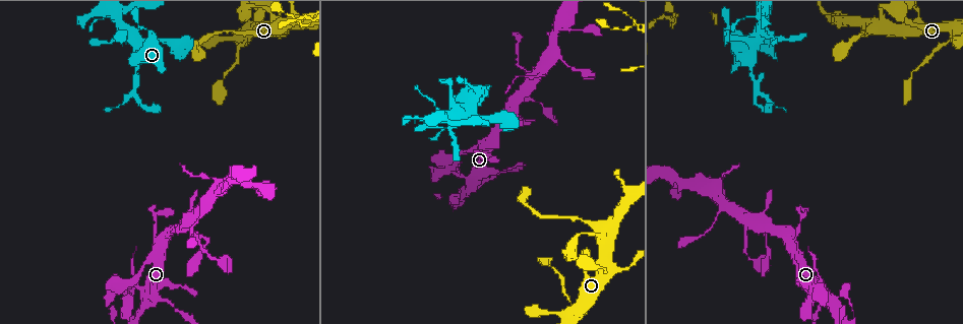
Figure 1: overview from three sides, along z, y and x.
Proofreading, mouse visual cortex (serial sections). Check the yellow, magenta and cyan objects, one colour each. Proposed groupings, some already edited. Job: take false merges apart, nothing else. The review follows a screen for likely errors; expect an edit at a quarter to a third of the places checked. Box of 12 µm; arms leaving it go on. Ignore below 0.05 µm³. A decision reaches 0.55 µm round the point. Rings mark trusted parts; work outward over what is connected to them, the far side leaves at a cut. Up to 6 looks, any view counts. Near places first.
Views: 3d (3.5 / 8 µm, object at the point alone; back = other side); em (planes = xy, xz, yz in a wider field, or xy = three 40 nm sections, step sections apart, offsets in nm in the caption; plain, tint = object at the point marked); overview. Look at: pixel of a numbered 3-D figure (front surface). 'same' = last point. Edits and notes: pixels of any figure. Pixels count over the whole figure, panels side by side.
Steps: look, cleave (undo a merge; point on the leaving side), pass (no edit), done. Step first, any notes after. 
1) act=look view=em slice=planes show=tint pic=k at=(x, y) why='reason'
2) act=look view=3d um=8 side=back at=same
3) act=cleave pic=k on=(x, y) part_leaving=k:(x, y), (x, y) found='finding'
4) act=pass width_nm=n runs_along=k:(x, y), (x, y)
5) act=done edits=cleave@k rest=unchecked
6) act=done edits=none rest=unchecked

act=look view=3d um=3.5 pic=1 at=(270, 29)

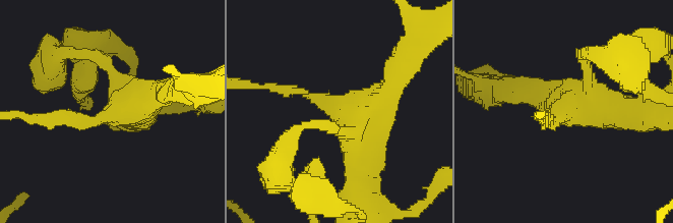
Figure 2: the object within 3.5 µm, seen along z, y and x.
act=pass runs_along=2:(359, 187), (356, 120), (396, 70) found='continuous, no second cell'

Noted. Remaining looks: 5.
act=look view=3d um=8 pic=1 at=(134, 79)

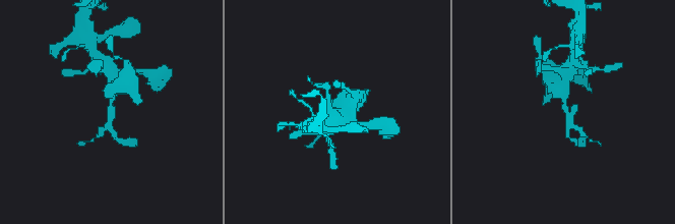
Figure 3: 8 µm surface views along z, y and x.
act=look view=3d um=3.5 pic=3 at=(567, 107)

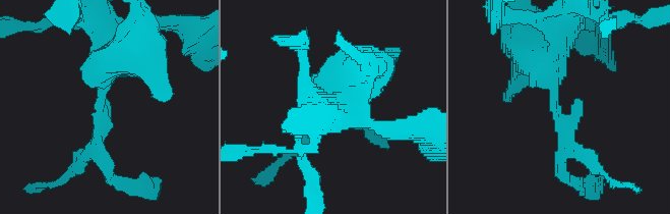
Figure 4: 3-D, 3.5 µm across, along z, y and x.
act=look view=em slice=planes show=tint pic=4 at=(100, 111) arm_widths_nm=200,500

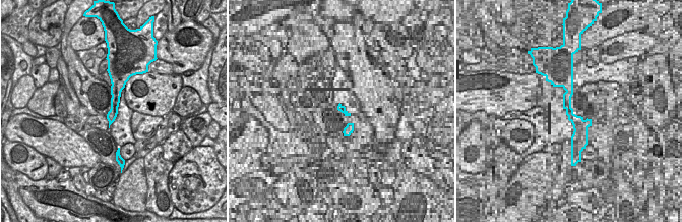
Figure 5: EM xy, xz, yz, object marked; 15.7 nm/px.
act=cleave pic=4 on=(107, 169) part_leaving=4:(98, 129), (110, 173), (147, 185) found='two cells meet here'

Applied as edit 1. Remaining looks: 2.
act=done edits=cleave@4 rest=unchecked

